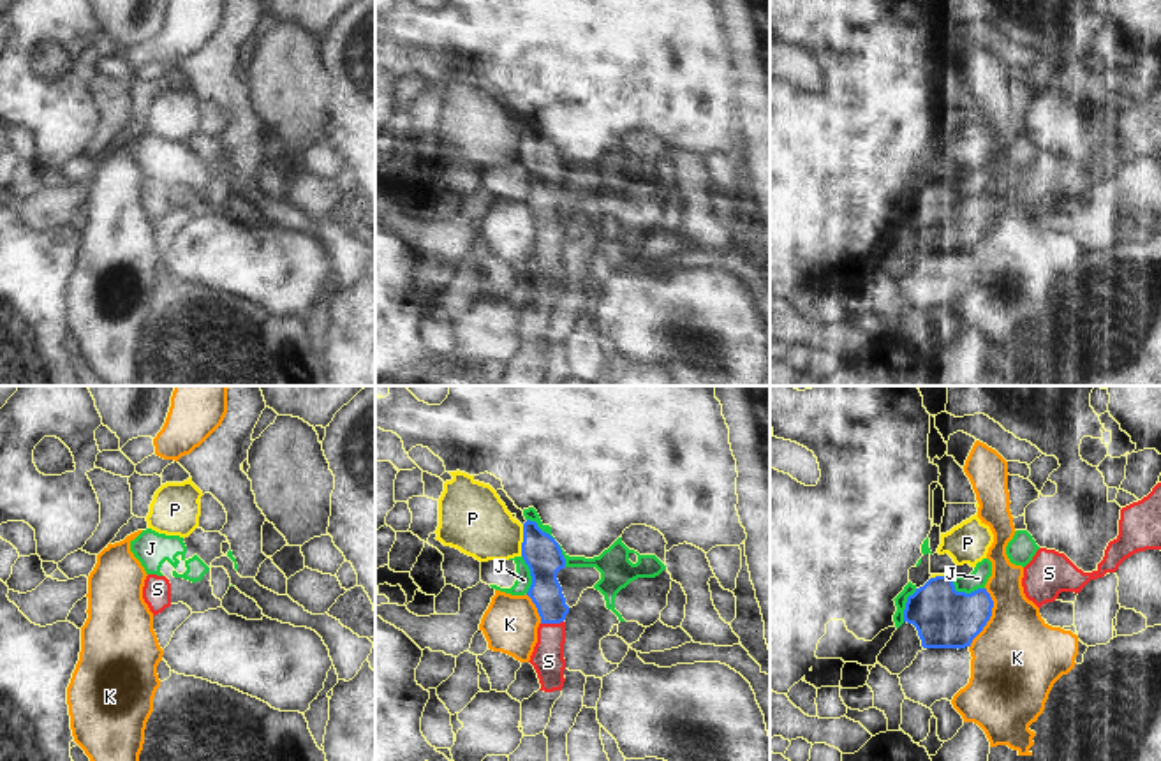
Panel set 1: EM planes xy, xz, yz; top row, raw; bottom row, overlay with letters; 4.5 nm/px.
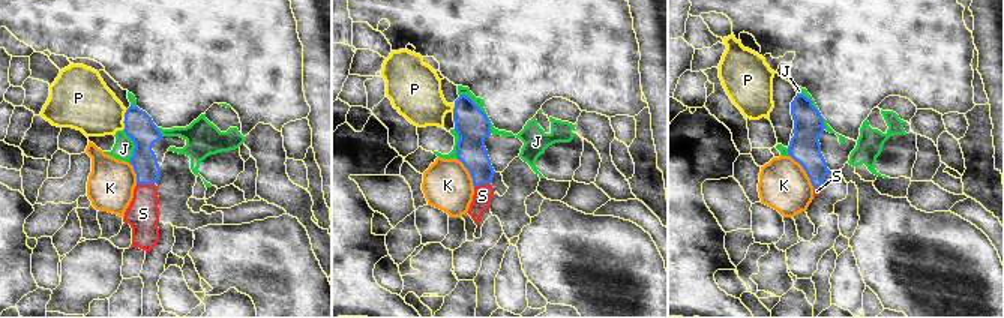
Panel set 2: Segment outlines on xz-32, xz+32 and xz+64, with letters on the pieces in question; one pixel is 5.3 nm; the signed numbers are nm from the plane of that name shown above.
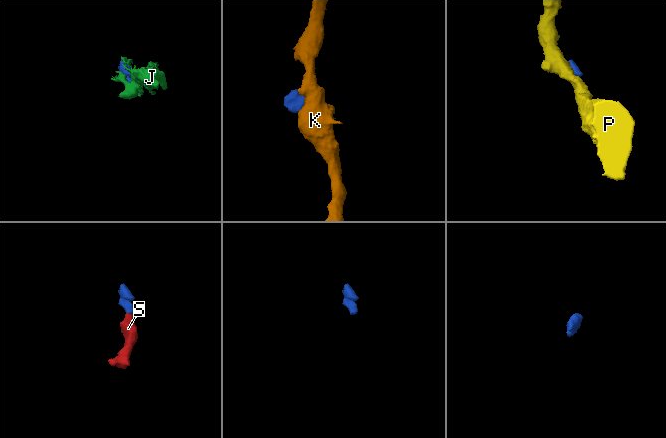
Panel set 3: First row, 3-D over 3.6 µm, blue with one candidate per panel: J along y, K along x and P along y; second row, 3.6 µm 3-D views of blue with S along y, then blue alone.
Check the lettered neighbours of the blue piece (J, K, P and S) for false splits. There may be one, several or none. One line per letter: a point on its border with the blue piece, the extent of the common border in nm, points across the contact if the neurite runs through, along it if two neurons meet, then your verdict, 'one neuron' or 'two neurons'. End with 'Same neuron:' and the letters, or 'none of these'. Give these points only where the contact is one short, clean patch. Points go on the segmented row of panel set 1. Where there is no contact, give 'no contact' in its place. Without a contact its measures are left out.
J: meets blue in yz at (964, 592); contact 160 nm long; two neurons
K: meets blue in yz at (990, 615); contact 280 nm long; border along yz (985, 587), (992, 601), (992, 615), (969, 647); two neurons
P: meets blue in xz at (524, 541); contact 140 nm long; border along xz (524, 525), (520, 555); two neurons
S: meets blue in xz at (552, 622); contact 110 nm long; runs through xz (547, 594), (552, 606), (552, 622), (548, 661); one neuron
Same neuron: S

